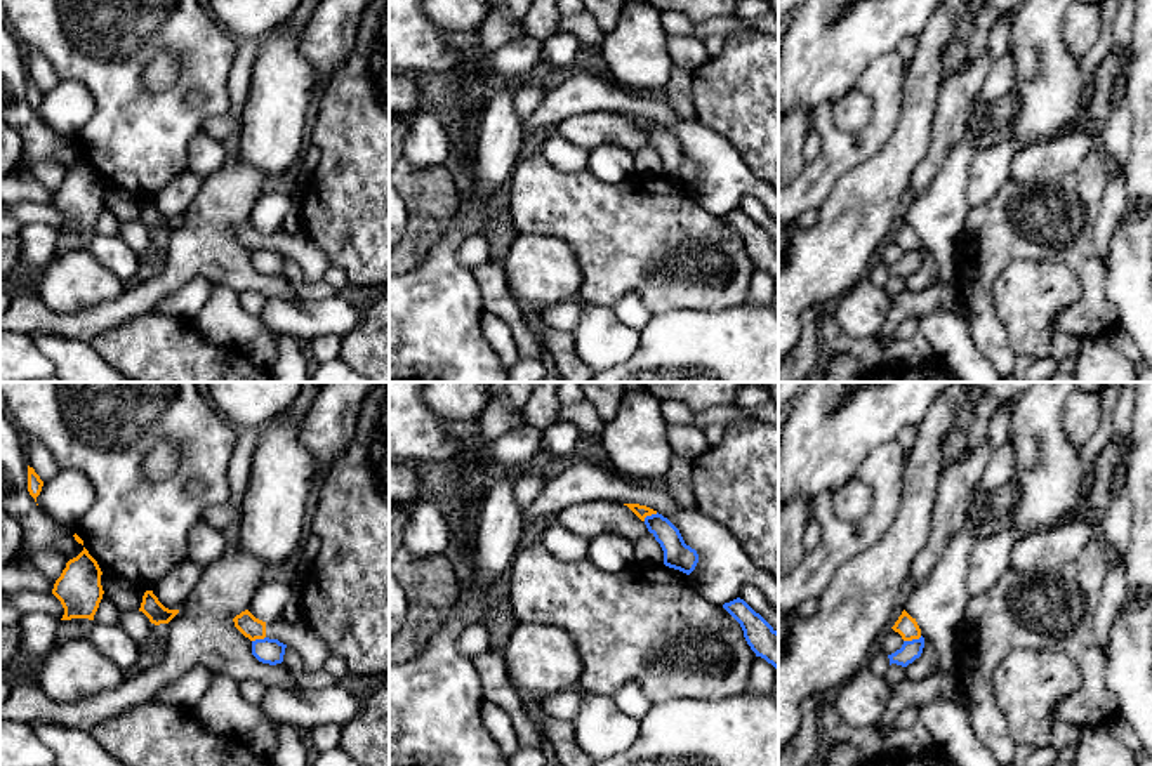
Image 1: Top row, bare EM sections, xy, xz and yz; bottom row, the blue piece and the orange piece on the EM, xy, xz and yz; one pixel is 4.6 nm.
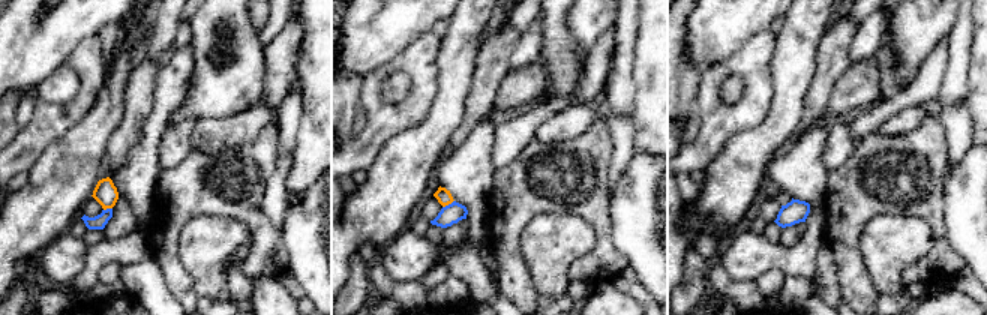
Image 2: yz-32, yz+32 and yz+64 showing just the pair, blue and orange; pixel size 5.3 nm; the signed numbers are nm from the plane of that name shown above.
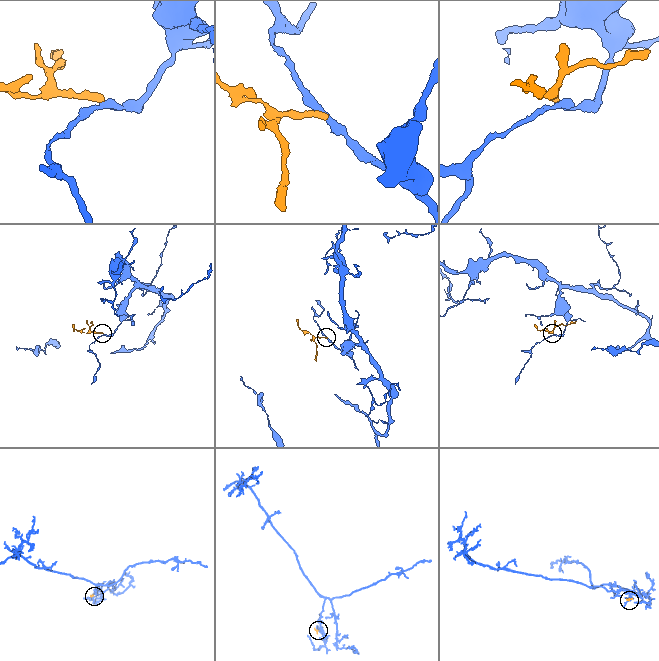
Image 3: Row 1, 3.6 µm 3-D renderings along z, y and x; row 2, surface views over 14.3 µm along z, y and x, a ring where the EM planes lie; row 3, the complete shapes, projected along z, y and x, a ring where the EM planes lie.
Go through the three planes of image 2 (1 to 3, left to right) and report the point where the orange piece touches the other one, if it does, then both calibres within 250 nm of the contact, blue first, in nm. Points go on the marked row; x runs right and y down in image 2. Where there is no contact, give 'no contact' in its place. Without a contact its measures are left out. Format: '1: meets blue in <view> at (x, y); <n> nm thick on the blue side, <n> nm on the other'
1: meets blue in yz-32 at (107, 209); 80 nm thick on the blue side, 120 nm on the other
2: meets blue in yz+32 at (449, 204); 110 nm thick on the blue side, 80 nm on the other
3: no contact

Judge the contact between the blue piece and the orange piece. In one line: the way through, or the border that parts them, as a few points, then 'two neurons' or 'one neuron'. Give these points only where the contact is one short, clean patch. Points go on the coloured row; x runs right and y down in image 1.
border along yz (921, 636), (904, 641); two neurons

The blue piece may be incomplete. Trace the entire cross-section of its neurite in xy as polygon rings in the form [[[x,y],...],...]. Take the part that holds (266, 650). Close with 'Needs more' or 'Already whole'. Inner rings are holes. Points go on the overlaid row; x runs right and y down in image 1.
[[[255,639],[252,641],[252,655],[269,665],[276,665],[283,662],[287,644],[280,643],[278,639]]]. Already whole

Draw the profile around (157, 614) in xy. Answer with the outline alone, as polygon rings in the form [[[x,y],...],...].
[[[153,591],[144,592],[139,611],[142,611],[155,625],[169,624],[179,613],[179,610],[165,608]]]

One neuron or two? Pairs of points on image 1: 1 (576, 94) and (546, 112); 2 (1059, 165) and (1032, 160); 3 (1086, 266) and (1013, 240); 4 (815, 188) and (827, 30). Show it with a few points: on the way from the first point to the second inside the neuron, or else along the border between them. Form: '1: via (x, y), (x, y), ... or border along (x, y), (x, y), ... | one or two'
1: via (569, 96), (553, 110) | one
2: via (1052, 164), (1039, 164) | one
3: via (1069, 254), (1057, 254), (1031, 244) | one
4: border along (834, 101), (824, 101), (812, 113) | two

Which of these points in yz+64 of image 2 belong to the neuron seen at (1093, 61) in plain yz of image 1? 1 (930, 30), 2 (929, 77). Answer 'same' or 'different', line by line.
1: different
2: same

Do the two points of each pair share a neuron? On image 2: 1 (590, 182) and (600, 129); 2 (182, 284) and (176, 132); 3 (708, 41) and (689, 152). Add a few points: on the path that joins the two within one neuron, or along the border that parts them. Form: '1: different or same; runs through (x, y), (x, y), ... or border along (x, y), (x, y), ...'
1: same; runs through (590, 168), (590, 153), (596, 143)
2: different; border along (191, 149), (177, 165), (161, 170)
3: different; border along (735, 53), (704, 71)

